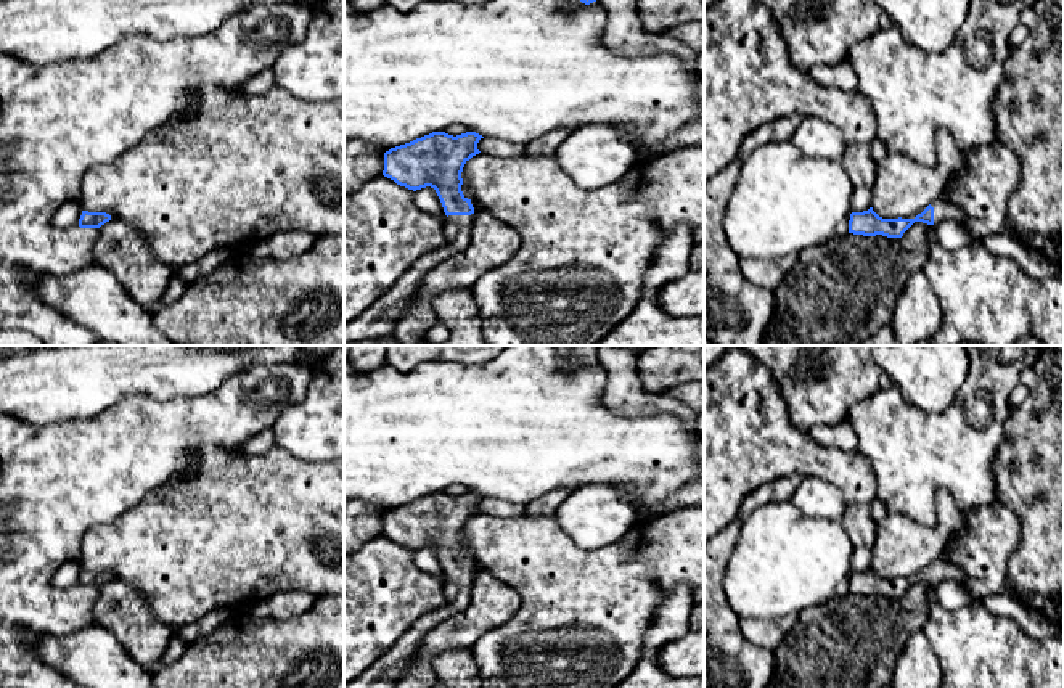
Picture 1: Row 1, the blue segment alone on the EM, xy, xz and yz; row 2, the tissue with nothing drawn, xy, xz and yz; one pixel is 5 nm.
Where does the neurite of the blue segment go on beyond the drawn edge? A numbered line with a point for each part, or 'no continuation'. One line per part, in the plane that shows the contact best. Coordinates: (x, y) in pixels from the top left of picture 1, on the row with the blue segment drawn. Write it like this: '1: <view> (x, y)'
1: xz (378, 320)

